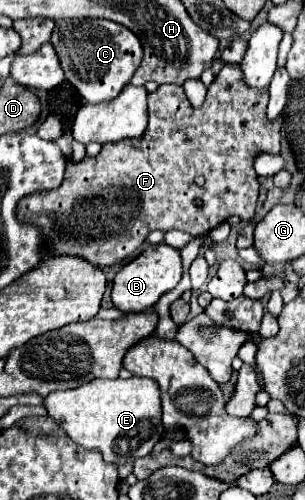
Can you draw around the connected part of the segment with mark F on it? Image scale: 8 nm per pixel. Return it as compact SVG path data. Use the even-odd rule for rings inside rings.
M225 65L219 71L199 109L191 107L181 87L159 85L159 89L151 93L151 115L145 135L121 143L107 143L97 157L85 157L79 165L69 163L65 183L59 191L45 191L45 195L29 195L21 199L17 217L21 221L37 223L41 231L49 235L49 243L57 247L57 255L83 257L101 269L133 255L155 229L179 229L191 237L203 237L231 215L241 217L241 221L251 221L259 195L259 177L253 167L255 157L261 153L281 153L283 121L281 117L269 121L267 101L269 91L249 87L243 81L239 65Z

